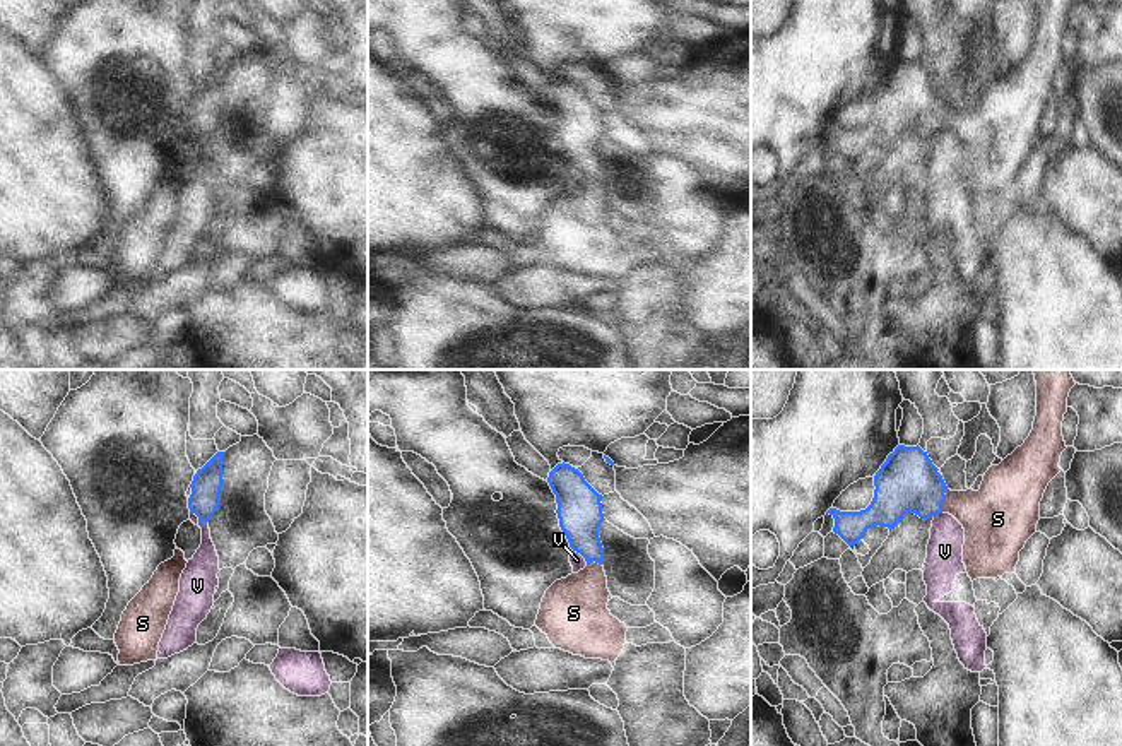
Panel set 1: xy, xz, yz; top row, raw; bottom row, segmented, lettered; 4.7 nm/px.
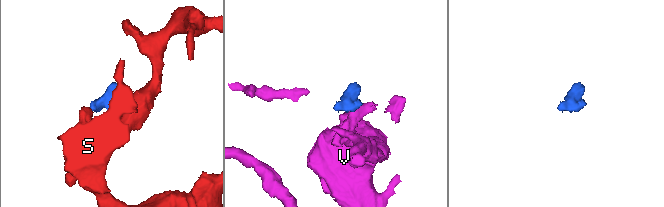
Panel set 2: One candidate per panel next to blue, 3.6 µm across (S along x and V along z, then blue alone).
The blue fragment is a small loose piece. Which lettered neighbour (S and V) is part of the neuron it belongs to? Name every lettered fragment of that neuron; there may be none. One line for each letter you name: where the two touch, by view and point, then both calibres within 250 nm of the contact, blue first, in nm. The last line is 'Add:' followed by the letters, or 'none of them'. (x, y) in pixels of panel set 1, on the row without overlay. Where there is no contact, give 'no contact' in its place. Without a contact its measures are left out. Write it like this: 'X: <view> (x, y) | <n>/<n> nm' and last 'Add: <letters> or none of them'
S: yz (944, 117) | 280/300 nm
Add: S

